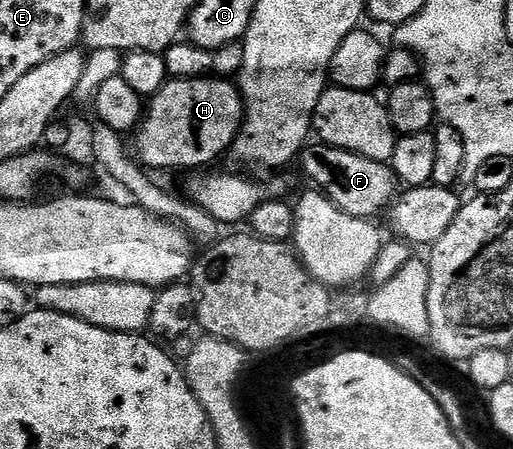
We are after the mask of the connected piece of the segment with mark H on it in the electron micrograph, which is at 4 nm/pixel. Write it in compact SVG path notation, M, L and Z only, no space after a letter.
M229 79L170 80L148 102L144 118L136 130L136 156L146 170L185 169L197 171L209 167L221 152L228 150L237 138L243 120L243 102L238 86Z

